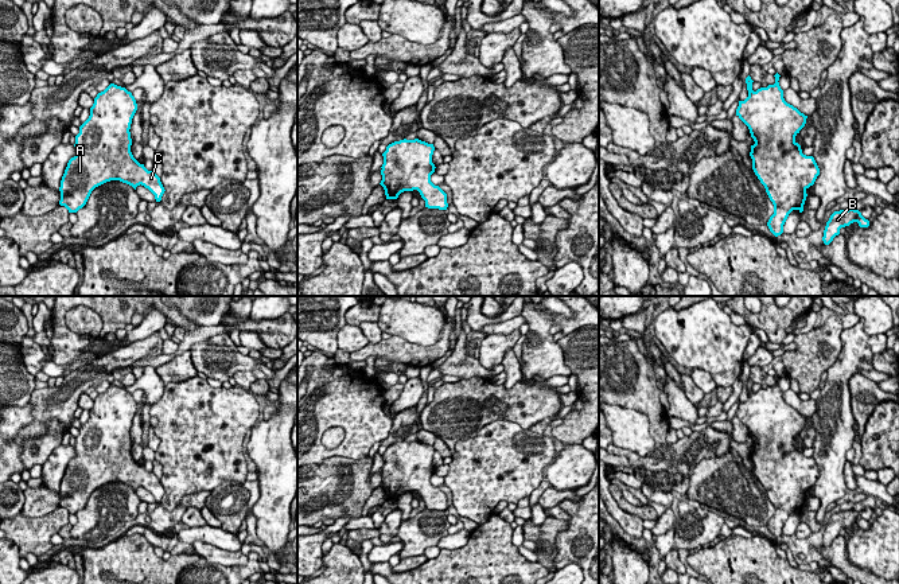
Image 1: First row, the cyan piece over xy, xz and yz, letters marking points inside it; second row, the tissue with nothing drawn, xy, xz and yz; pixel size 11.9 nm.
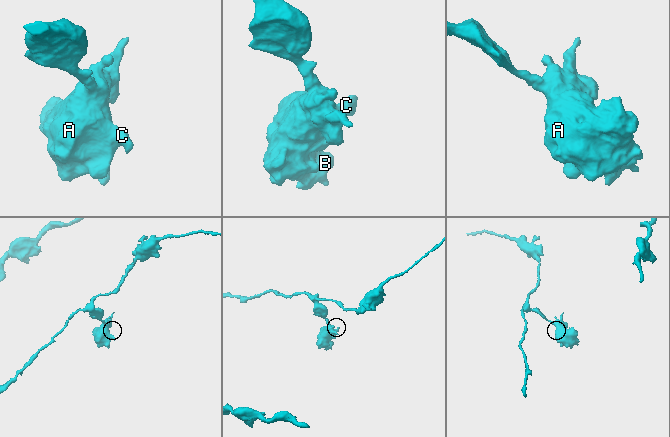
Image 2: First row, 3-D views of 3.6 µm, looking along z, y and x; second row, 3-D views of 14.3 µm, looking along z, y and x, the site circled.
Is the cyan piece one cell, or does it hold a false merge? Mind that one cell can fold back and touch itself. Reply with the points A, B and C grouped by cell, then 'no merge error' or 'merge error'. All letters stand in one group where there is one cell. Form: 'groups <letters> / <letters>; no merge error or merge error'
groups A B C; no merge error

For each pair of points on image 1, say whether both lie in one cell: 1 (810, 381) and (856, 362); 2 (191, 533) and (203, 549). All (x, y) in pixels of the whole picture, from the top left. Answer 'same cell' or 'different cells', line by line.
1: different cells
2: different cells

